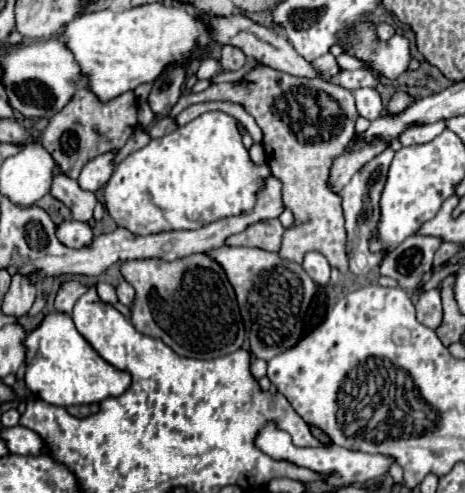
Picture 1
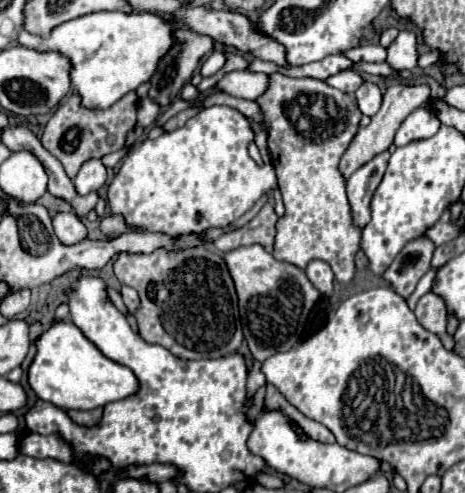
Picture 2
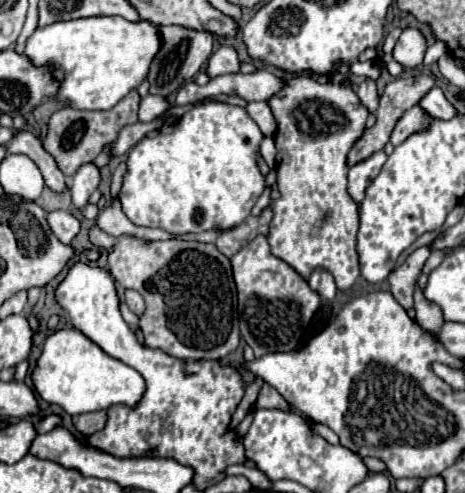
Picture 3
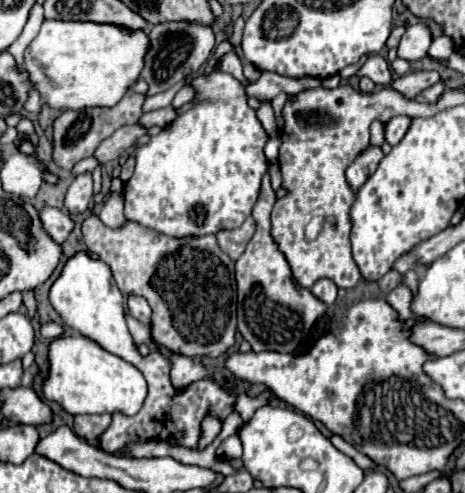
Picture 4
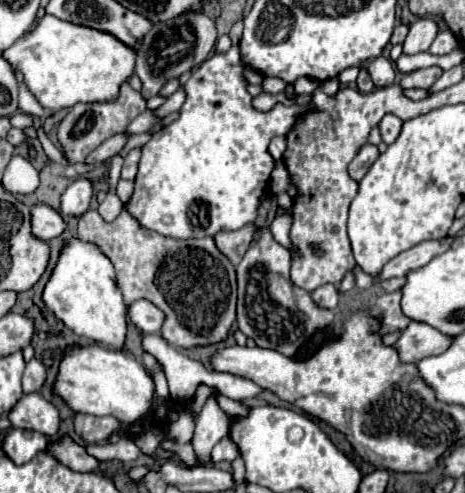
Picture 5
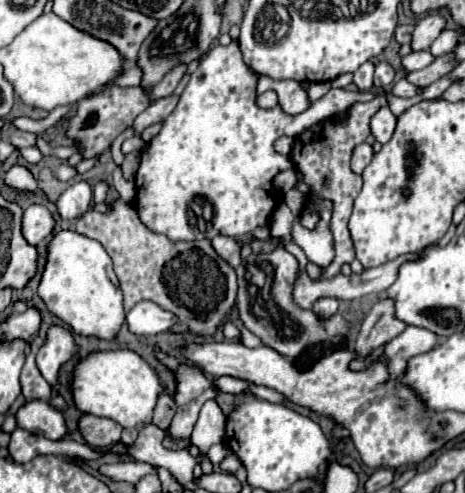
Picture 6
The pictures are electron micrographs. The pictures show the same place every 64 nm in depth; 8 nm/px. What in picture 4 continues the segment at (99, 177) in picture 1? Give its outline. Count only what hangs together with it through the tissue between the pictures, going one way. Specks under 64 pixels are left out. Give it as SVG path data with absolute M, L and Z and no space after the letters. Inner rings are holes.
M82 172L74 176L72 186L68 188L66 194L66 210L70 214L78 214L78 212L86 212L90 198L94 192L94 180L92 180L92 172Z

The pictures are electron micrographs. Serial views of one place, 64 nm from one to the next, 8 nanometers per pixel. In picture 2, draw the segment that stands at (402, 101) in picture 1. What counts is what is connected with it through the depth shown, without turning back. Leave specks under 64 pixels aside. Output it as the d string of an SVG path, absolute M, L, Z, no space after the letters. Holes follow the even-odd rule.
M396 84L396 86L390 86L384 94L384 100L382 100L382 108L380 112L372 118L370 126L368 128L360 128L358 134L354 136L352 144L348 146L348 150L344 152L342 160L340 160L340 174L344 176L344 180L348 180L348 176L352 176L352 172L356 172L356 168L364 166L368 160L372 160L376 154L388 150L388 146L394 142L394 134L396 134L396 128L402 124L402 120L412 112L416 110L418 106L422 106L426 100L430 98L430 88L428 86L402 86L402 84Z

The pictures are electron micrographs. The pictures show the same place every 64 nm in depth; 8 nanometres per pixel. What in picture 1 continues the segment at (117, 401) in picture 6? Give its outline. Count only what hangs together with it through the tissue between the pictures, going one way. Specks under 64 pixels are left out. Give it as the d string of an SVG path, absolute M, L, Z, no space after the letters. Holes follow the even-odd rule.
M50 312L26 340L26 386L32 394L54 406L92 404L108 396L120 396L130 386L130 376L104 362L96 350L76 330L72 318L64 312ZM34 358L34 364L30 364Z

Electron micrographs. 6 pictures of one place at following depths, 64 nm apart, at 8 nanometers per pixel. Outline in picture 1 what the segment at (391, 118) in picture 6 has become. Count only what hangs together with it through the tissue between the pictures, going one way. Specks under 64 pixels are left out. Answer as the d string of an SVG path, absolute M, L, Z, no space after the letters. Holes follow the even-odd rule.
M444 120L436 122L436 124L428 124L428 126L412 126L408 128L402 136L400 142L404 146L414 146L414 144L426 144L428 140L434 140L436 136L440 136L440 132L444 132L446 124Z

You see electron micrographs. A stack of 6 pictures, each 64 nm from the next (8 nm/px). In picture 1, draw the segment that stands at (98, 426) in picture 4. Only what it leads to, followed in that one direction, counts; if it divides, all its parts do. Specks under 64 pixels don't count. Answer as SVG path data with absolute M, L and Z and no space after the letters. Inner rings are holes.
M82 404L82 406L68 406L66 408L72 416L78 416L78 418L86 418L90 414L96 414L98 412L98 404Z

